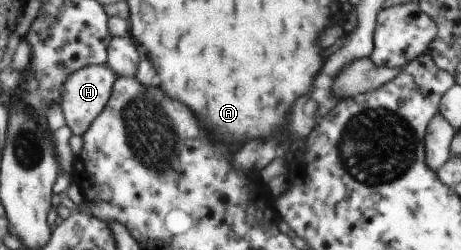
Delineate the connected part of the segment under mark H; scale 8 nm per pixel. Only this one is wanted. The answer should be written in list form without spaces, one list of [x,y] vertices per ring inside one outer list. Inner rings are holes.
[[[96,63],[90,67],[77,70],[68,80],[62,107],[72,132],[85,136],[94,125],[97,117],[105,112],[112,101],[114,89],[119,76],[107,63]]]

